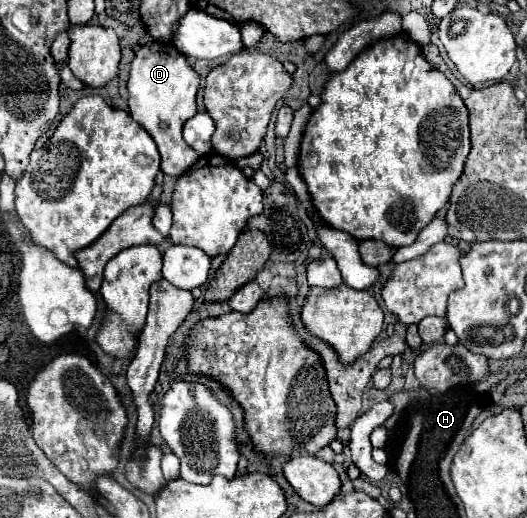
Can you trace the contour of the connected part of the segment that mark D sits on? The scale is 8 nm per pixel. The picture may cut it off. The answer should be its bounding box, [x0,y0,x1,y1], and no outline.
[128,41,200,175]

